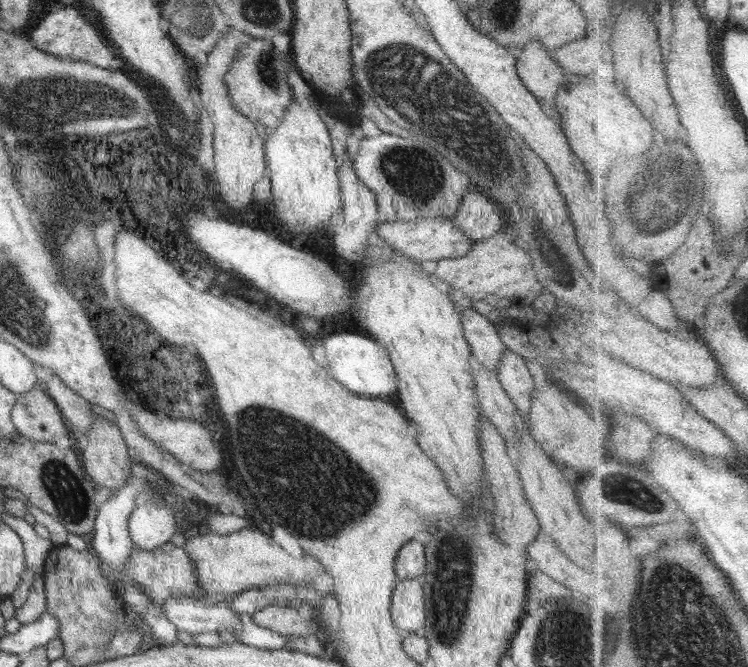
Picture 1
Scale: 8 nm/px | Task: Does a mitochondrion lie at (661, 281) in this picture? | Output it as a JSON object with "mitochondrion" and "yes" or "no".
{"mitochondrion":"no"}

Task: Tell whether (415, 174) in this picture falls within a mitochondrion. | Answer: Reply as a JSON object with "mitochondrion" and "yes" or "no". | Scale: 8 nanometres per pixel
{"mitochondrion":"yes"}

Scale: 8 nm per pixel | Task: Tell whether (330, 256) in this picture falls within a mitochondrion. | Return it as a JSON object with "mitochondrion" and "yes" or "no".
{"mitochondrion":"no"}

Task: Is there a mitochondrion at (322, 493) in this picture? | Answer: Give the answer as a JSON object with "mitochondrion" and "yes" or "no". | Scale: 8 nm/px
{"mitochondrion":"yes"}

